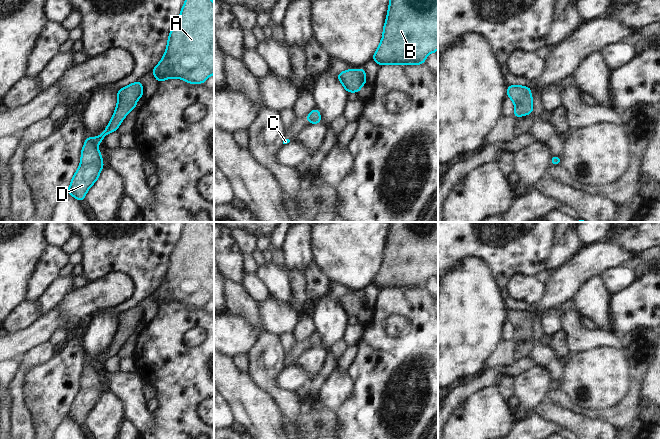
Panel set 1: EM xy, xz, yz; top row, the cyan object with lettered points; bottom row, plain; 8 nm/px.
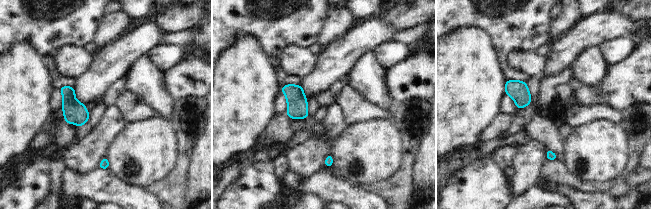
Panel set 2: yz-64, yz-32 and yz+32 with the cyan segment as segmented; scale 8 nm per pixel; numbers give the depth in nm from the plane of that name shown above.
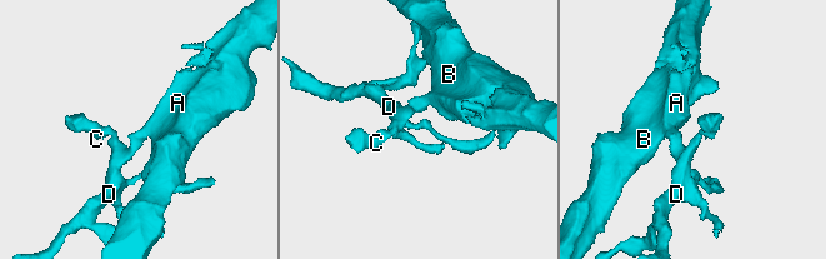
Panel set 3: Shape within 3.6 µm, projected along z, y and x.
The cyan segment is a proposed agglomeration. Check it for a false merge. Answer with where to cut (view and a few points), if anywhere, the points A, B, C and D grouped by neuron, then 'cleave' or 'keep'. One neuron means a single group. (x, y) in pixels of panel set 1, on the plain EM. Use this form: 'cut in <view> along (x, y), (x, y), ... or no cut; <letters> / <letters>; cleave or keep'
no cut; A B C D; keep

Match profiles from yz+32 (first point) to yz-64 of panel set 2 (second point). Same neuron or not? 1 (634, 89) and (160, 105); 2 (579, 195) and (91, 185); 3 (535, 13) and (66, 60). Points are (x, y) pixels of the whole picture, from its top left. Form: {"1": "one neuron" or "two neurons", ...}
{"1": "two neurons", "2": "one neuron", "3": "two neurons"}

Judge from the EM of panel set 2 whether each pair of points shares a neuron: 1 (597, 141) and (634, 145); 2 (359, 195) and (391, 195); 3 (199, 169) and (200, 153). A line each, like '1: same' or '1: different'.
1: different
2: different
3: same

